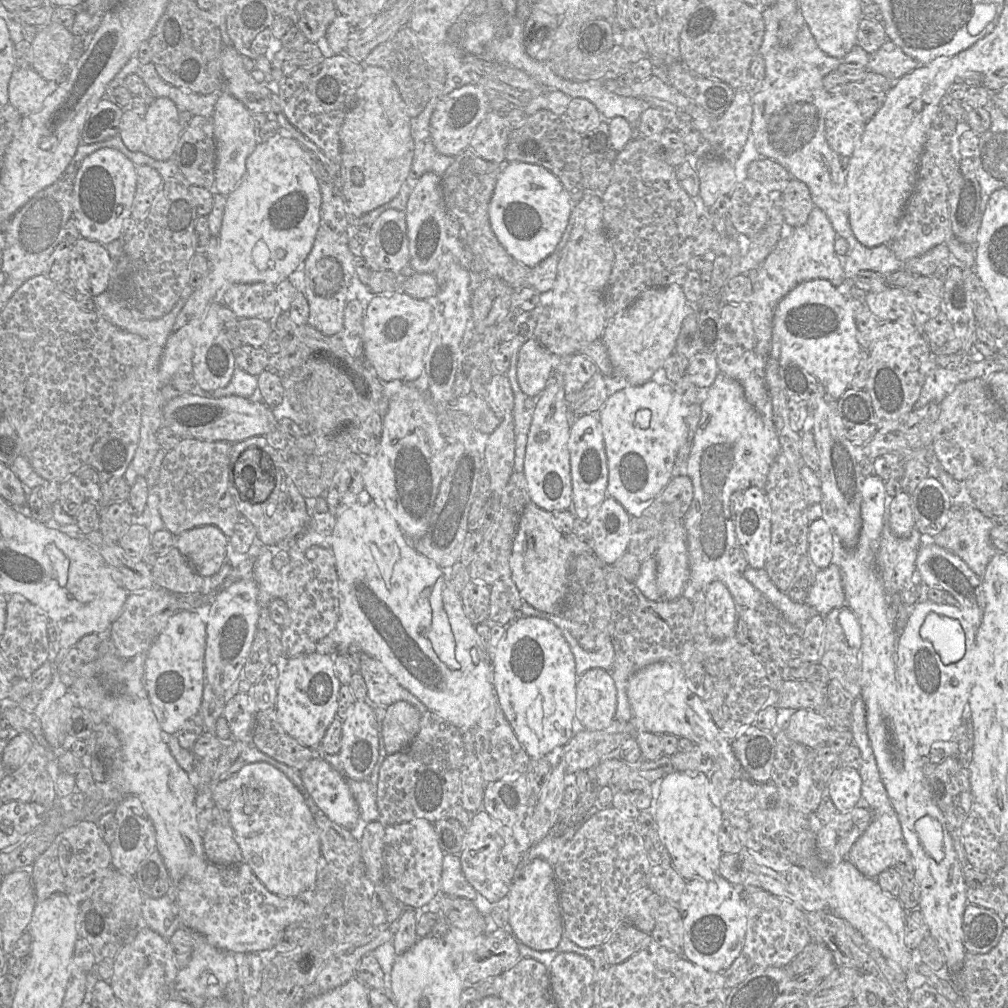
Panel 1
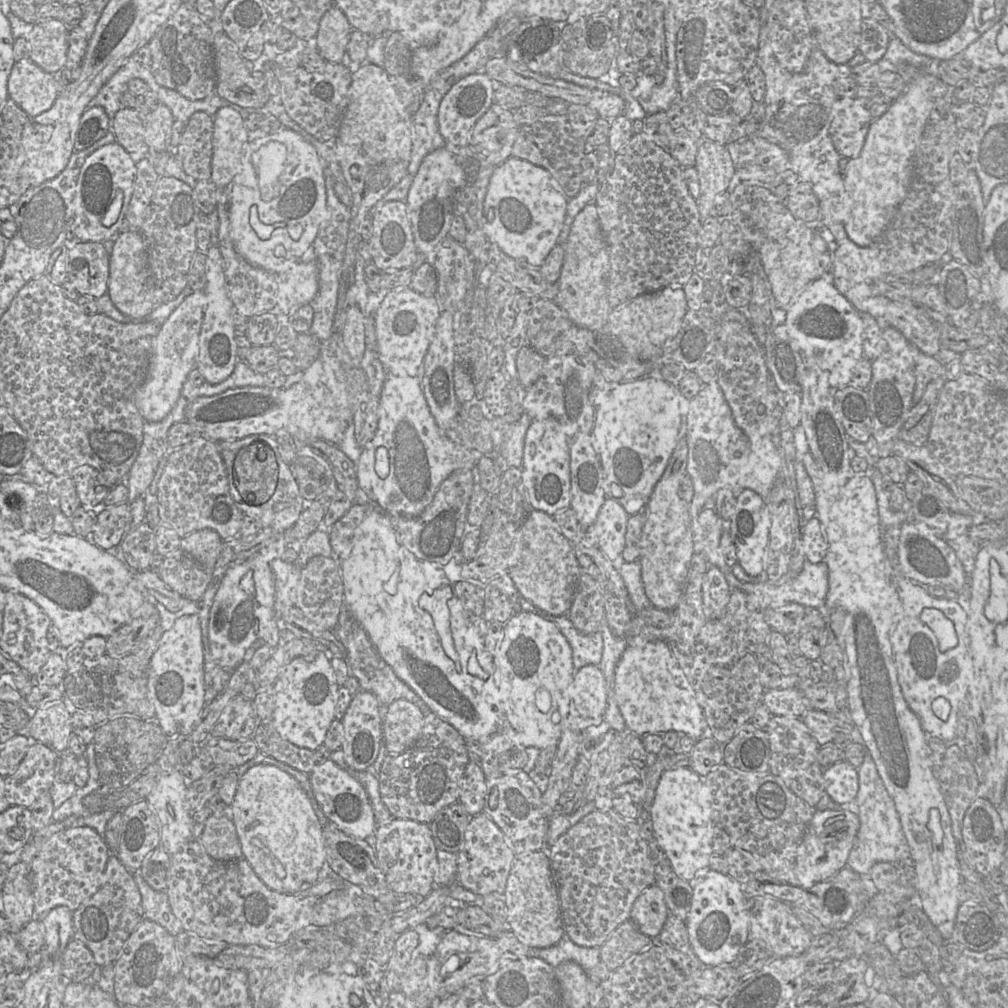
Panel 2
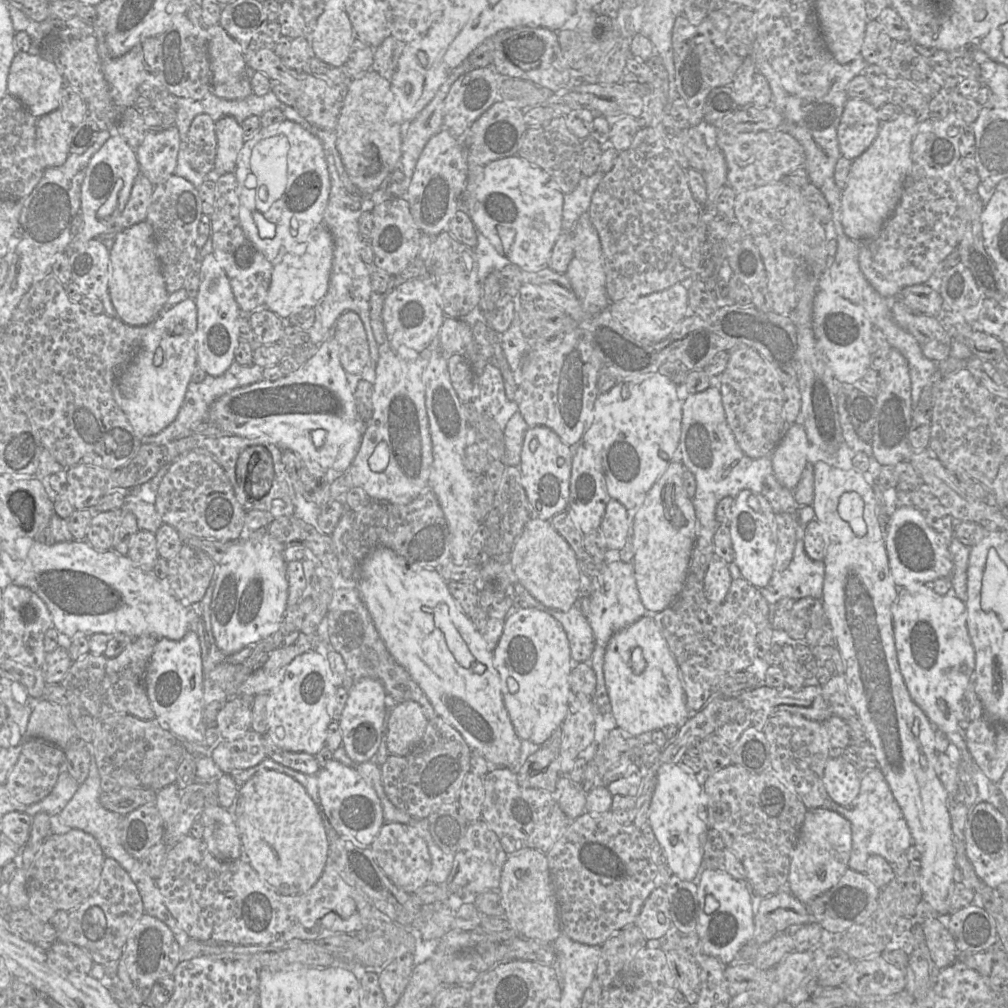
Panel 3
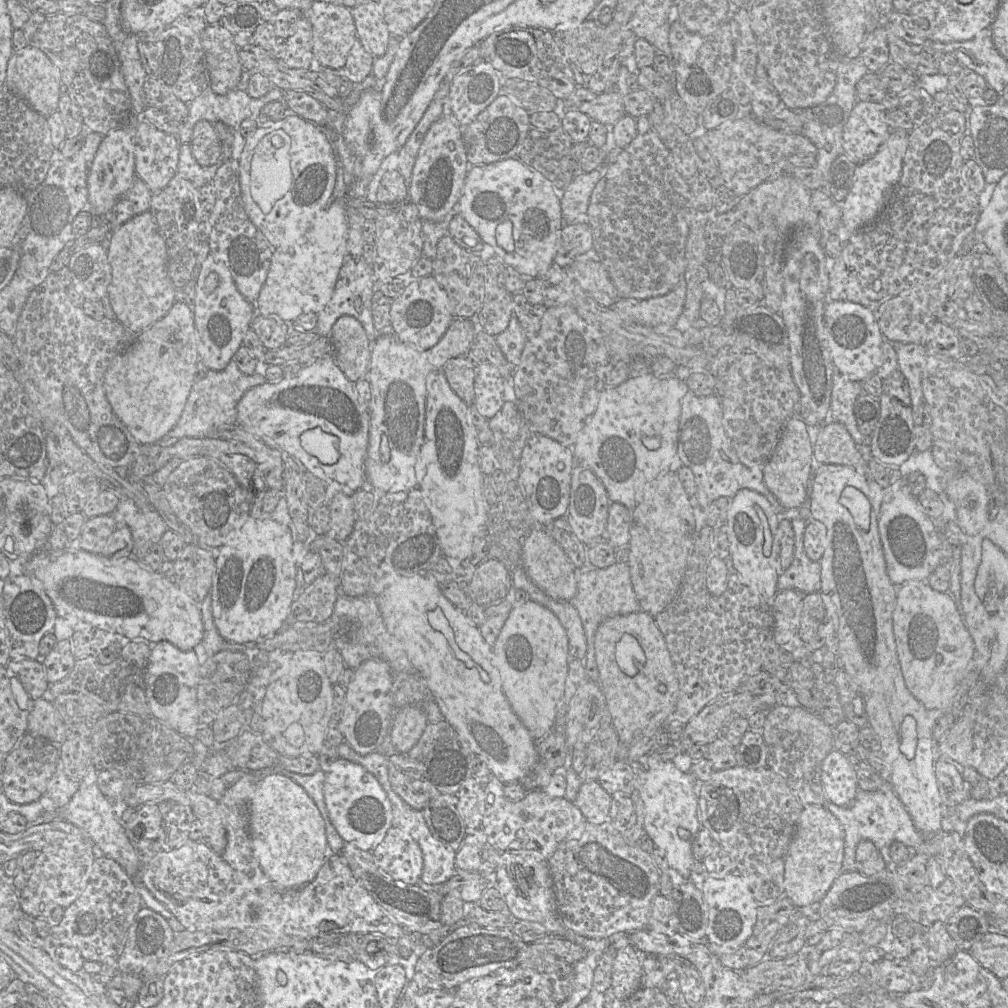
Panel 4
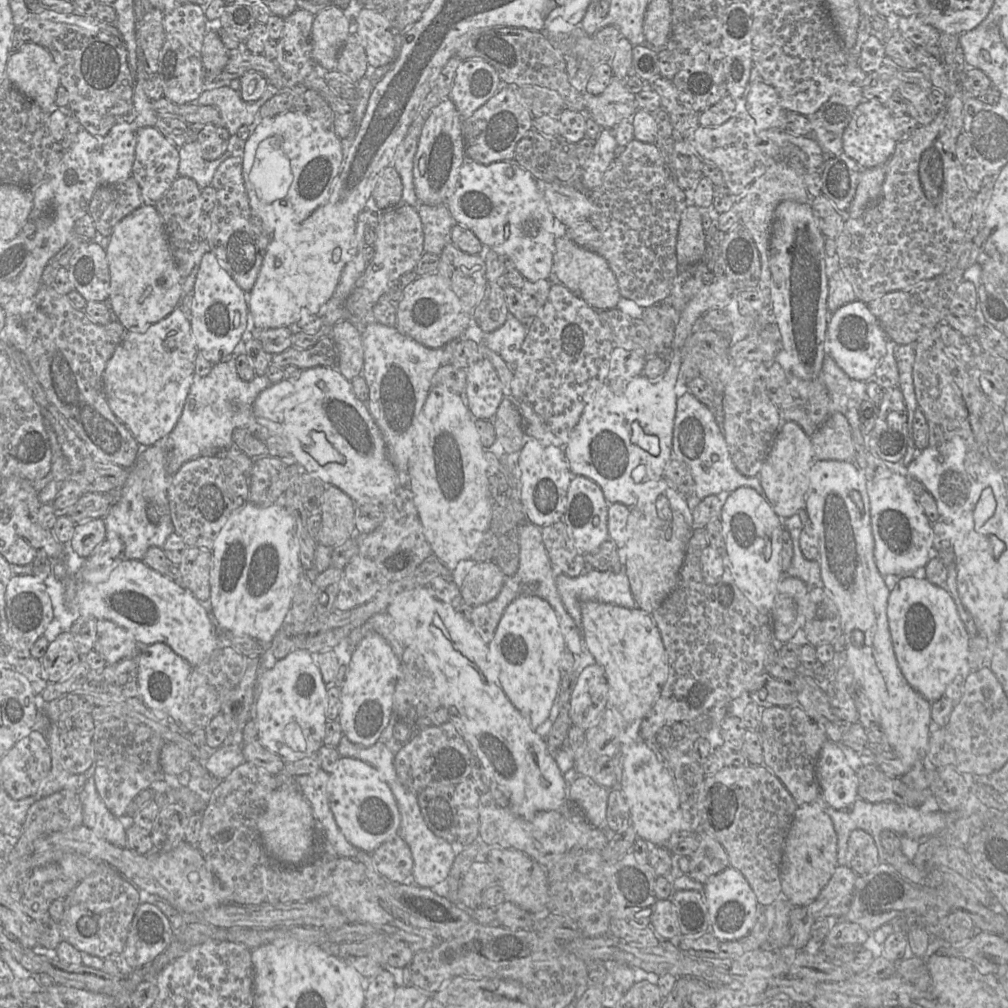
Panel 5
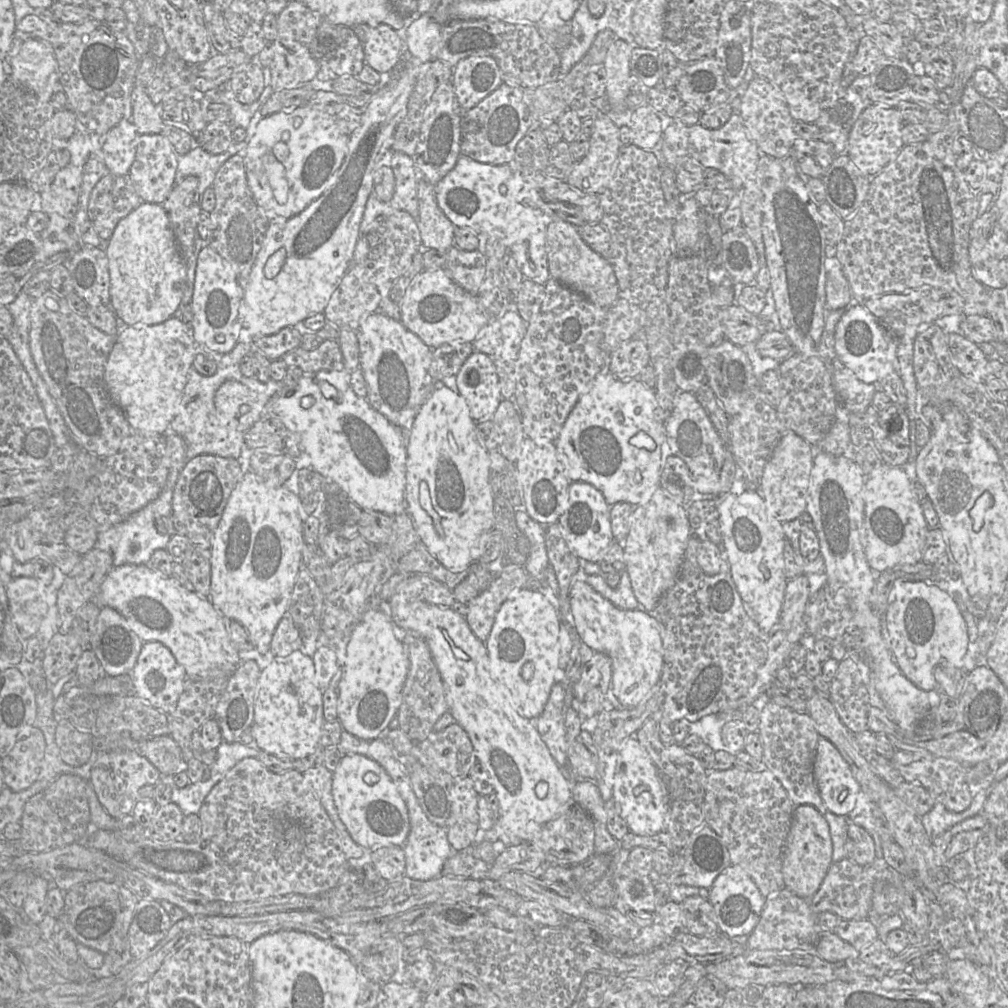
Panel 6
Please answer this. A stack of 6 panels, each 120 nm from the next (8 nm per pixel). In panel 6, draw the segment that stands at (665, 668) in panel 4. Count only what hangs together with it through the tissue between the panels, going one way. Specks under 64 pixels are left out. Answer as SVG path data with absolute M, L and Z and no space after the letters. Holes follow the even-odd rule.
M581 579L572 583L568 598L575 637L593 651L604 653L611 659L611 691L620 706L637 706L660 680L663 642L658 622L647 611L616 607Z

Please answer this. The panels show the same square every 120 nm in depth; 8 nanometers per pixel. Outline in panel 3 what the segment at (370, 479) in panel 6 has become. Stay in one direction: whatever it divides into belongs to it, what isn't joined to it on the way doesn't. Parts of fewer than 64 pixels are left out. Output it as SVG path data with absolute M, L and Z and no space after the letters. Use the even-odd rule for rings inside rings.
M331 336L320 344L317 352L297 371L276 381L262 379L221 396L211 405L207 420L227 434L262 438L281 449L291 450L301 457L309 470L334 470L344 473L352 464L358 451L365 425L357 412L346 374L339 360L336 340ZM317 431L323 434L320 445L314 441L314 433Z

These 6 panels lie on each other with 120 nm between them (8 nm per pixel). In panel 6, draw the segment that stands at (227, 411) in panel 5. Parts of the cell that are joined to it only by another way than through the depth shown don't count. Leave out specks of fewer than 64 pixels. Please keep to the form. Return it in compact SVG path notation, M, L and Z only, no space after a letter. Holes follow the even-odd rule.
M238 342L230 352L218 357L217 370L212 376L203 376L193 367L189 369L186 385L170 424L170 431L182 437L186 444L187 461L204 454L237 459L243 445L246 445L244 442L246 432L231 429L215 408L215 393L225 381L236 380L248 387L260 405L266 405L281 392L282 382L272 379L260 382L255 377L246 377L242 374L240 361L245 355L251 354L253 349L250 342Z

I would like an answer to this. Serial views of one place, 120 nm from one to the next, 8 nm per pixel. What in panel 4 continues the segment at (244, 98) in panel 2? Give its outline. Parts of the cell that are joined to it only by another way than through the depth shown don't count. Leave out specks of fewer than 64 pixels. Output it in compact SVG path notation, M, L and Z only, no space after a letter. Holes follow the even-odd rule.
M220 22L209 24L201 34L210 89L219 95L237 88L244 68L239 58L239 48L230 32Z

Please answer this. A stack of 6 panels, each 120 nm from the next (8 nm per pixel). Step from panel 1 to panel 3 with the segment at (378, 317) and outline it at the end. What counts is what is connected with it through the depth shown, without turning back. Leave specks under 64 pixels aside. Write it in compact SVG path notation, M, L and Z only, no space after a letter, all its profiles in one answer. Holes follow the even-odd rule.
M430 277L405 281L394 287L384 298L382 318L392 349L410 348L423 351L437 336L445 319L441 296Z

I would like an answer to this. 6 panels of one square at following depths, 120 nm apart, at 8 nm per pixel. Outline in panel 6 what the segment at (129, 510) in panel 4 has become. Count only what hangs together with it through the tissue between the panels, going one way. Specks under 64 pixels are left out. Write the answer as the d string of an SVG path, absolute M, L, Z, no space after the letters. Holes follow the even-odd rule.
M173 432L165 435L169 447L170 467L165 486L159 496L139 511L133 513L126 520L110 527L101 527L95 548L108 551L113 556L113 566L124 564L149 565L150 558L155 550L165 549L170 538L175 535L173 521L172 498L179 475L187 462L186 444L182 437ZM162 517L167 528L167 534L160 534L156 529L156 518Z

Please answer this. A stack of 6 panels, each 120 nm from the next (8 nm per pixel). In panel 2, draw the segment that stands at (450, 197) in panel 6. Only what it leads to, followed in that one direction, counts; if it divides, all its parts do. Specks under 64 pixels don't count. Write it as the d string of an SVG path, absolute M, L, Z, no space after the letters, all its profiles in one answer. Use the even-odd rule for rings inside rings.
M510 156L503 163L494 167L490 176L483 203L483 231L487 240L490 243L497 244L506 255L525 267L539 270L551 249L558 243L558 236L563 227L568 200L549 171L526 160Z

